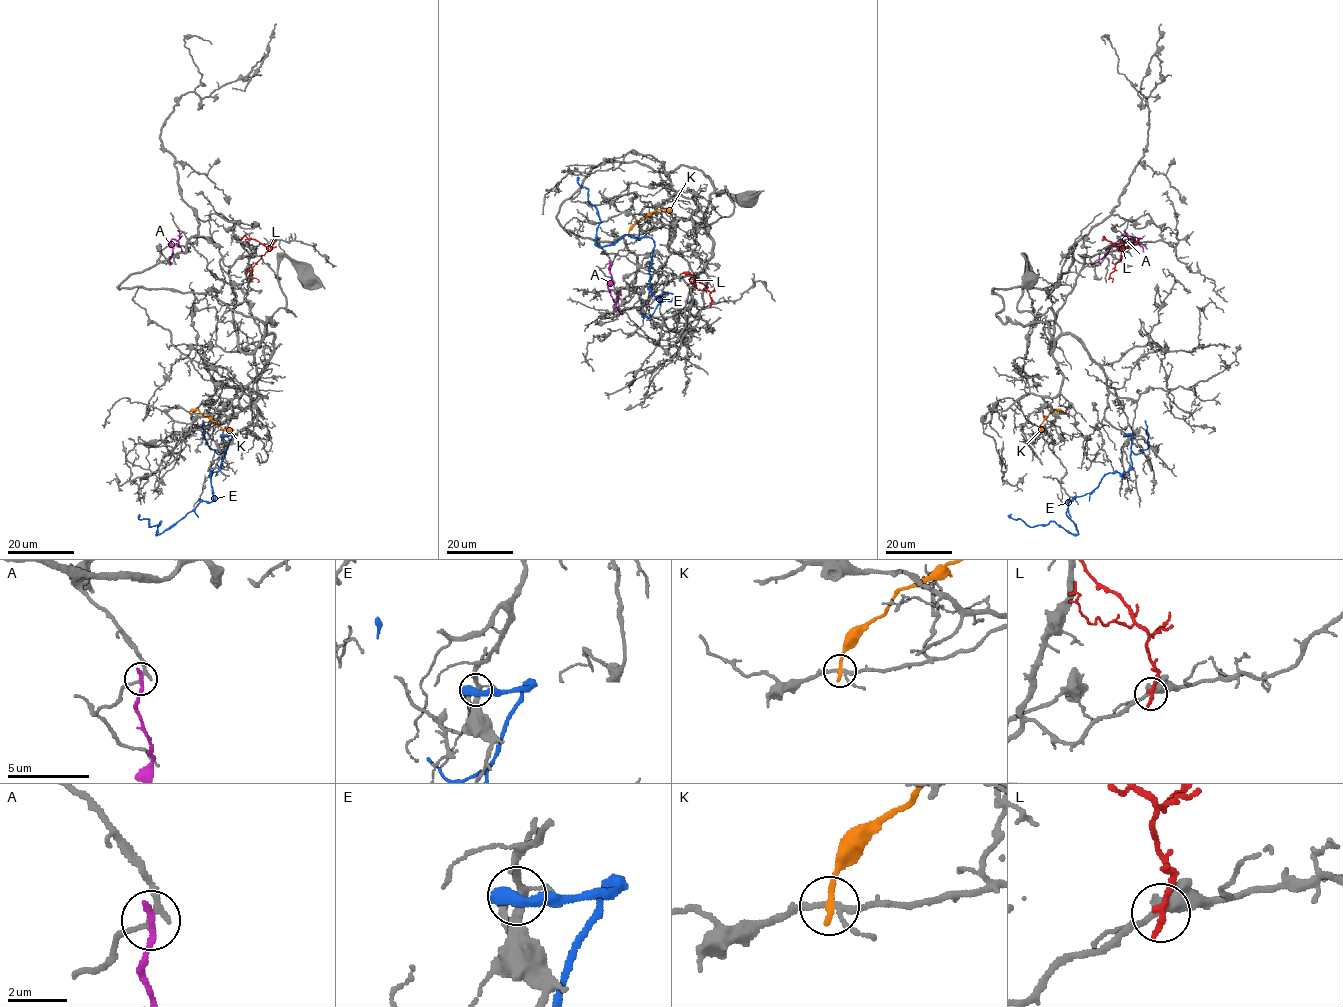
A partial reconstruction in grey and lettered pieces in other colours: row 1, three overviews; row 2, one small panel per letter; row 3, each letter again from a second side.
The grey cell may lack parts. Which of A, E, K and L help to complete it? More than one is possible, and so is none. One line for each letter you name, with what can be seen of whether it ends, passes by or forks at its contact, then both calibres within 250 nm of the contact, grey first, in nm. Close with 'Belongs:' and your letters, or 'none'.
Belongs: none

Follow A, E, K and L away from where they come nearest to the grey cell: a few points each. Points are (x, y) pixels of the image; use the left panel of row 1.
A: (170, 263), (173, 246), (169, 243), (179, 237), (177, 230)
E: (223, 435), (234, 435), (210, 472), (211, 502), (159, 534), (161, 521), (150, 527), (139, 515)
K: (189, 413), (198, 410), (223, 429), (233, 430)
L: (272, 242), (270, 250), (251, 268), (251, 276), (257, 282)

